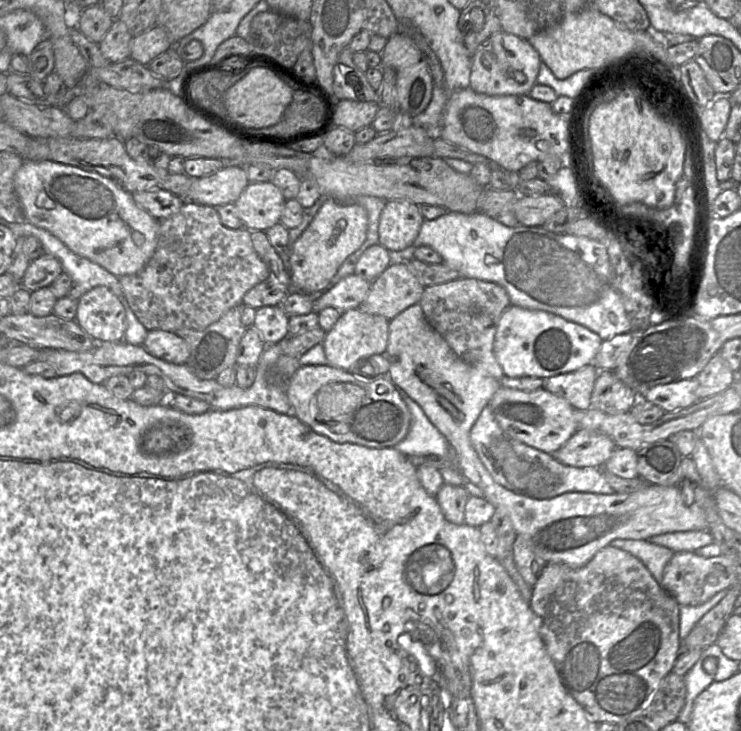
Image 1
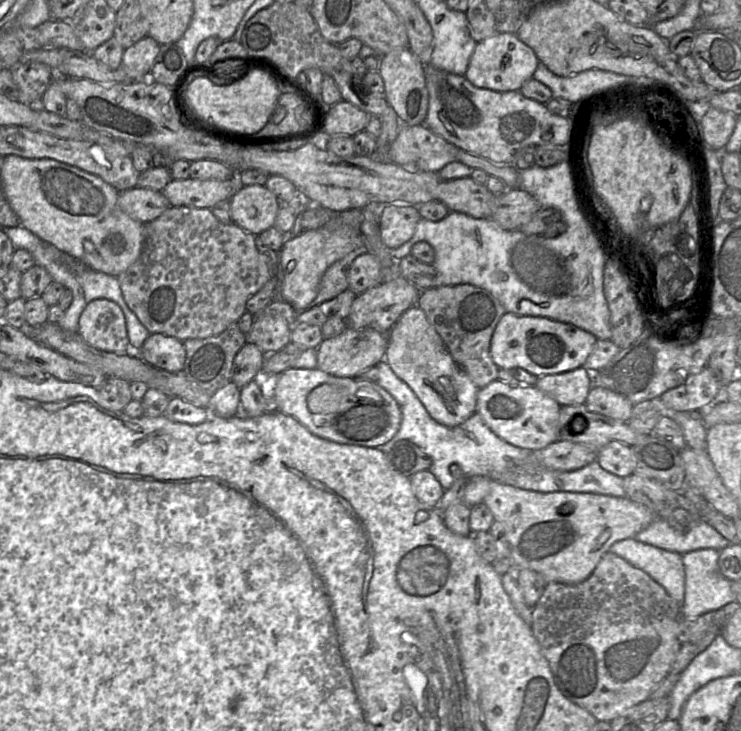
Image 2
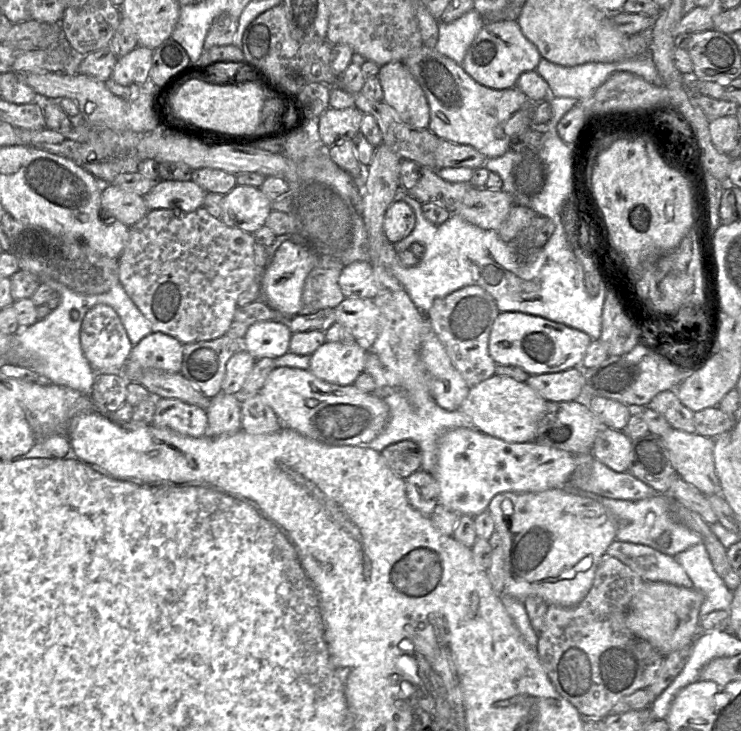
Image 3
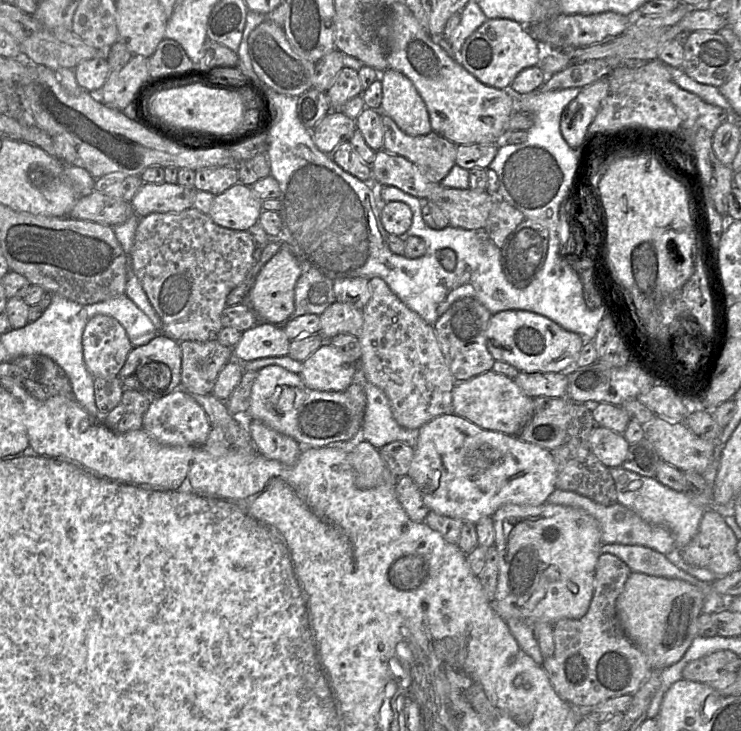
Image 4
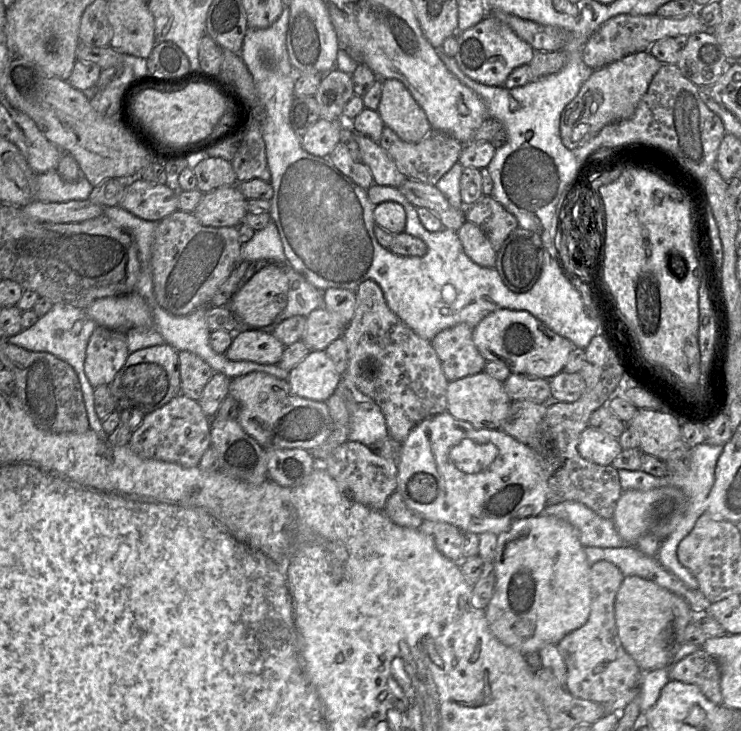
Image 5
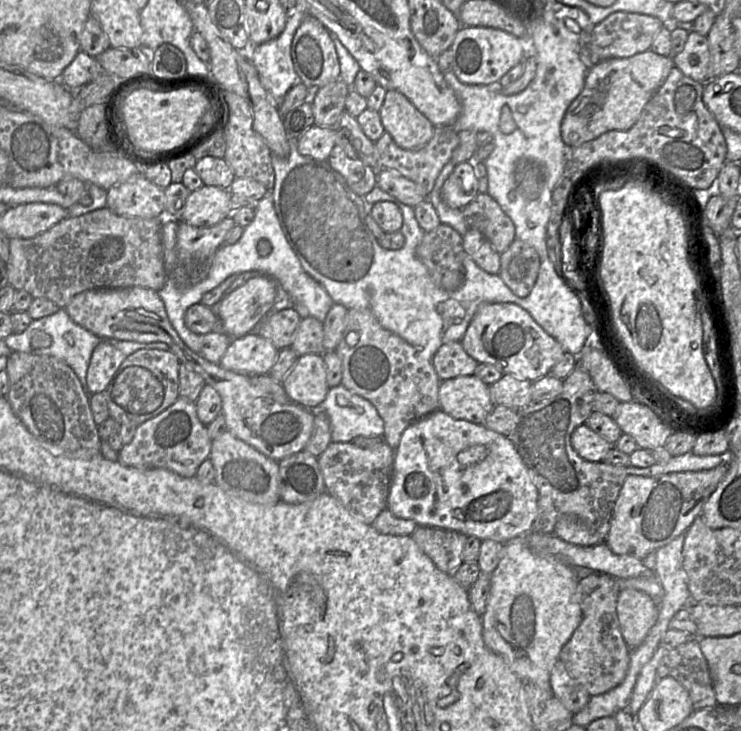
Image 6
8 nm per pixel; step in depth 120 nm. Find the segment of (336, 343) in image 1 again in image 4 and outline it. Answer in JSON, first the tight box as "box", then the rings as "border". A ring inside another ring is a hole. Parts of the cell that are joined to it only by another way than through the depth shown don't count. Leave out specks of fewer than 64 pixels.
{"box":[299,341,357,392],"border":[[[326,341],[302,365],[299,375],[308,388],[334,392],[344,392],[353,383],[357,368],[357,362]]]}

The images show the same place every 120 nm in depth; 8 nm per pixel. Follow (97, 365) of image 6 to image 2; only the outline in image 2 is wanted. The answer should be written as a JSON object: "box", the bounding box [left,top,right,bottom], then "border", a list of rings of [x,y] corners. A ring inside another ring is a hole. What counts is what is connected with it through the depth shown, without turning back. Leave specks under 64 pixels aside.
{"box":[78,299,130,352],"border":[[[108,299],[87,304],[78,322],[78,334],[88,345],[105,352],[130,352],[126,321],[120,306]]]}

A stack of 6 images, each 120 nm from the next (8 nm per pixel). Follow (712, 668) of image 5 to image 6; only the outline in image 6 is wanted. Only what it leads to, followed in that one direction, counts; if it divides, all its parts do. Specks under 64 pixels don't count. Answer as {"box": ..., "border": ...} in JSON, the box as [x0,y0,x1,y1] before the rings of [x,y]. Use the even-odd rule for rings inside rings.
{"box":[657,638,718,711],"border":[[[699,638],[670,649],[658,665],[657,677],[677,680],[687,690],[694,711],[718,705]]]}

